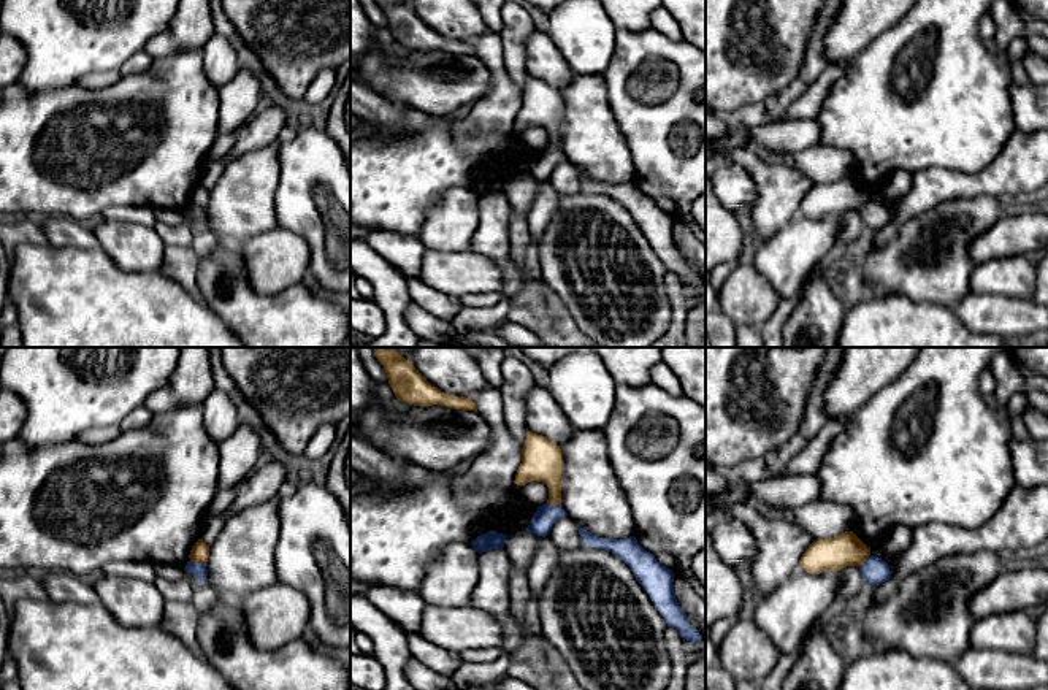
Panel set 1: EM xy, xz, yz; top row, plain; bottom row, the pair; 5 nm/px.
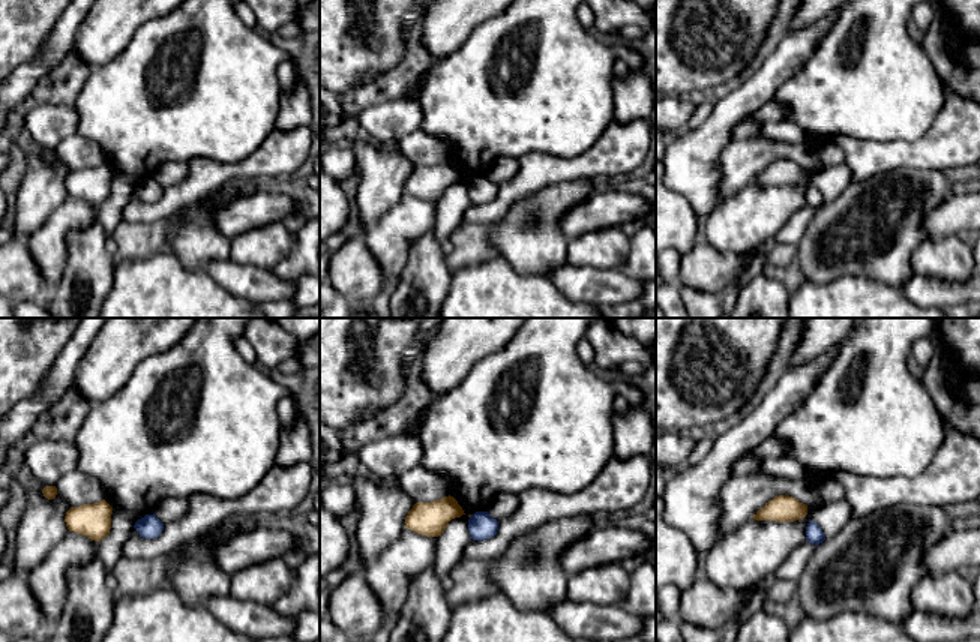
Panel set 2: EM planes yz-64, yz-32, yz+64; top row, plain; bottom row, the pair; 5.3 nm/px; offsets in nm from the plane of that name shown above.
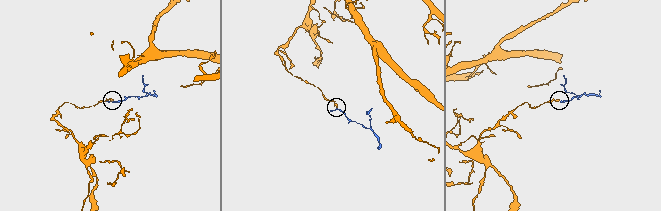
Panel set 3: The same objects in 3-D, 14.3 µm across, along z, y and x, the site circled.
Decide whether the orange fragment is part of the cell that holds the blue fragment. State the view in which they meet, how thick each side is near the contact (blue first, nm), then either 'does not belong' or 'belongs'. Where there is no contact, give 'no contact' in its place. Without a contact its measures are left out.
meets blue in xy; 80 nm thick on the blue side, 90 nm on the other; does not belong

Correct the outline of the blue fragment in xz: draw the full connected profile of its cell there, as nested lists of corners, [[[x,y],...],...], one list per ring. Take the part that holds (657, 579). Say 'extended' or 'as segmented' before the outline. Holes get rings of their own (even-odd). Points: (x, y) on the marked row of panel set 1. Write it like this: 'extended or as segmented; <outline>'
as segmented; [[[579,527],[582,546],[591,546],[612,552],[622,558],[634,573],[639,584],[648,593],[655,608],[664,617],[667,627],[675,628],[683,641],[698,644],[701,634],[687,614],[680,609],[674,595],[674,573],[663,566],[653,554],[647,552],[634,536],[625,539],[602,539]]]

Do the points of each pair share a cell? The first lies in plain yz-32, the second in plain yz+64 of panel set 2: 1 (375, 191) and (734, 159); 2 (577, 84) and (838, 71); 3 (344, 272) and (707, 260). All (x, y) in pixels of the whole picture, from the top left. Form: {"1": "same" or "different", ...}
{"1": "same", "2": "same", "3": "same"}

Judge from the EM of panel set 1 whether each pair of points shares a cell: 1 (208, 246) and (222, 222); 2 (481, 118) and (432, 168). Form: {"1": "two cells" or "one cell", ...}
{"1": "two cells", "2": "two cells"}

